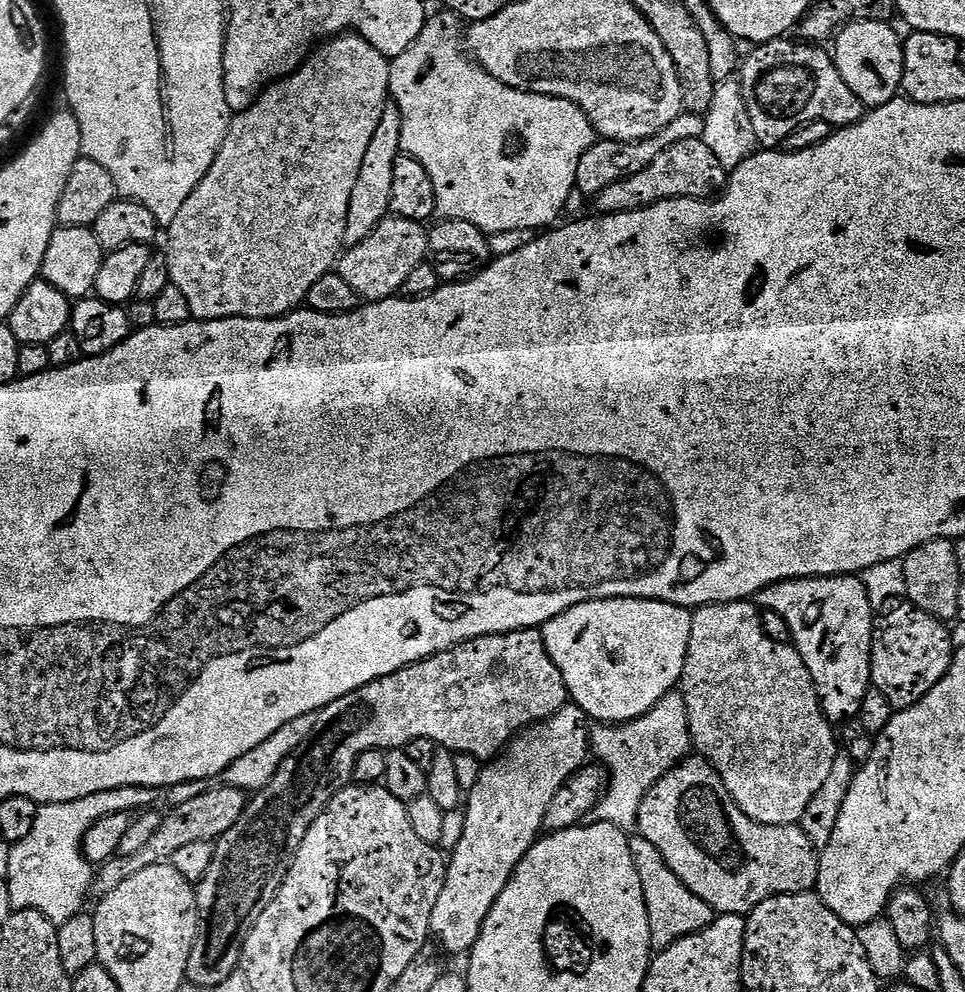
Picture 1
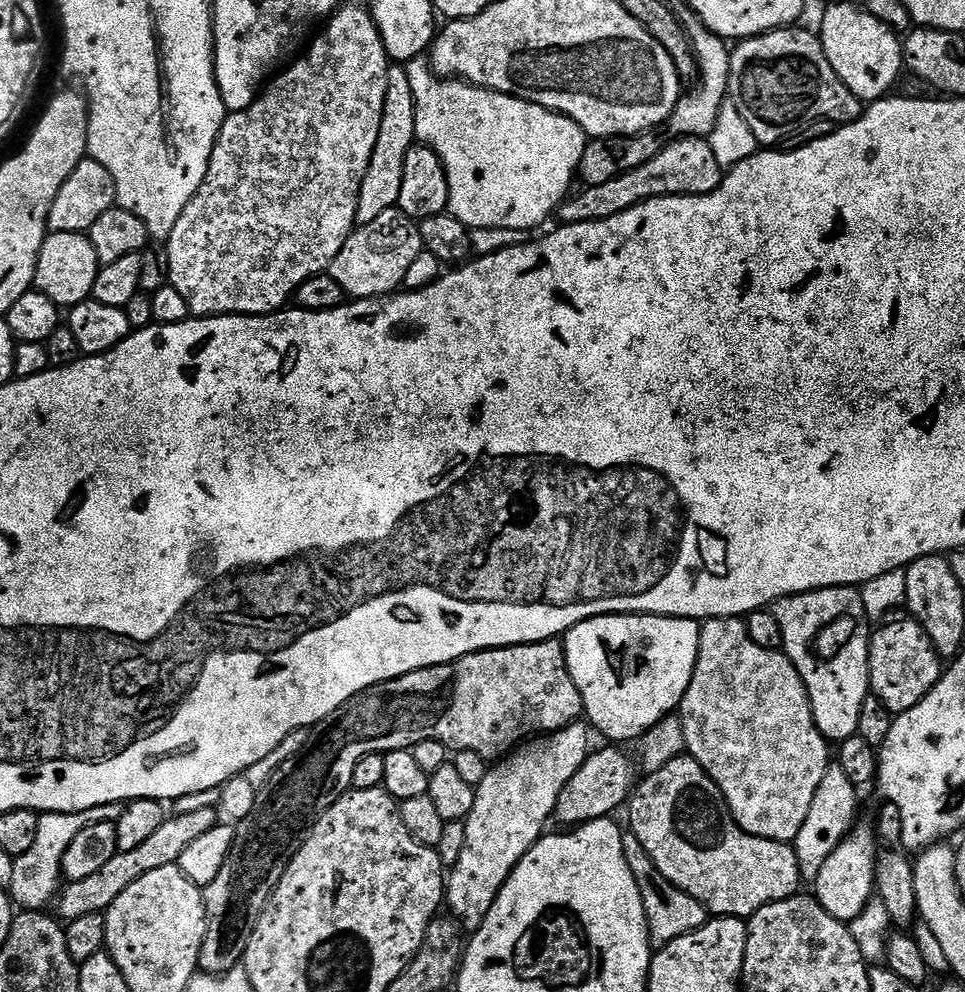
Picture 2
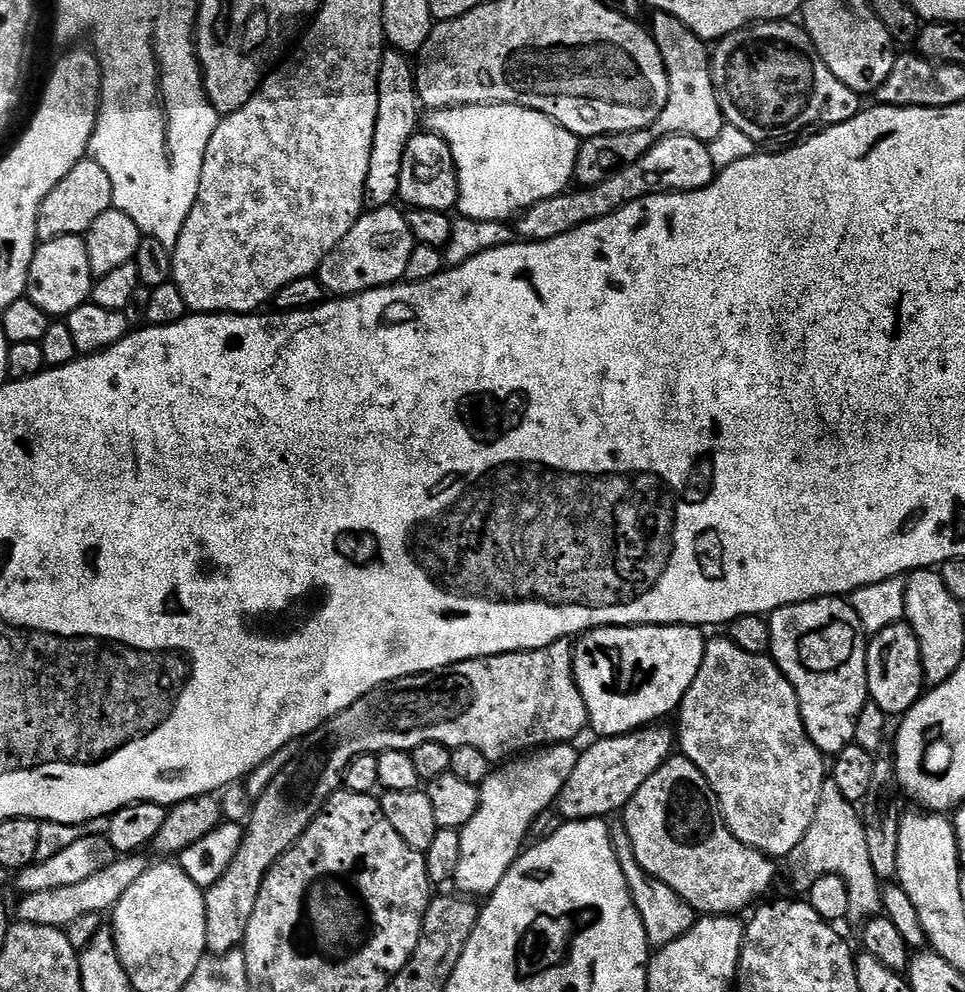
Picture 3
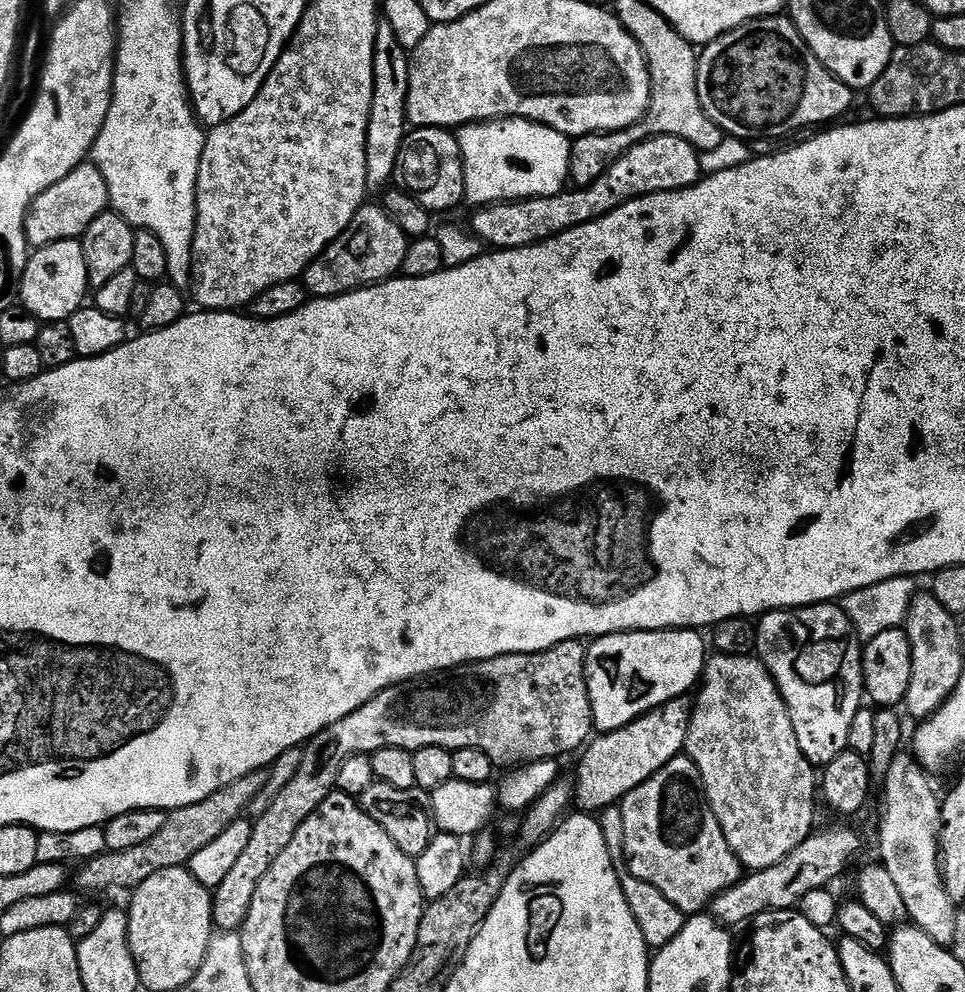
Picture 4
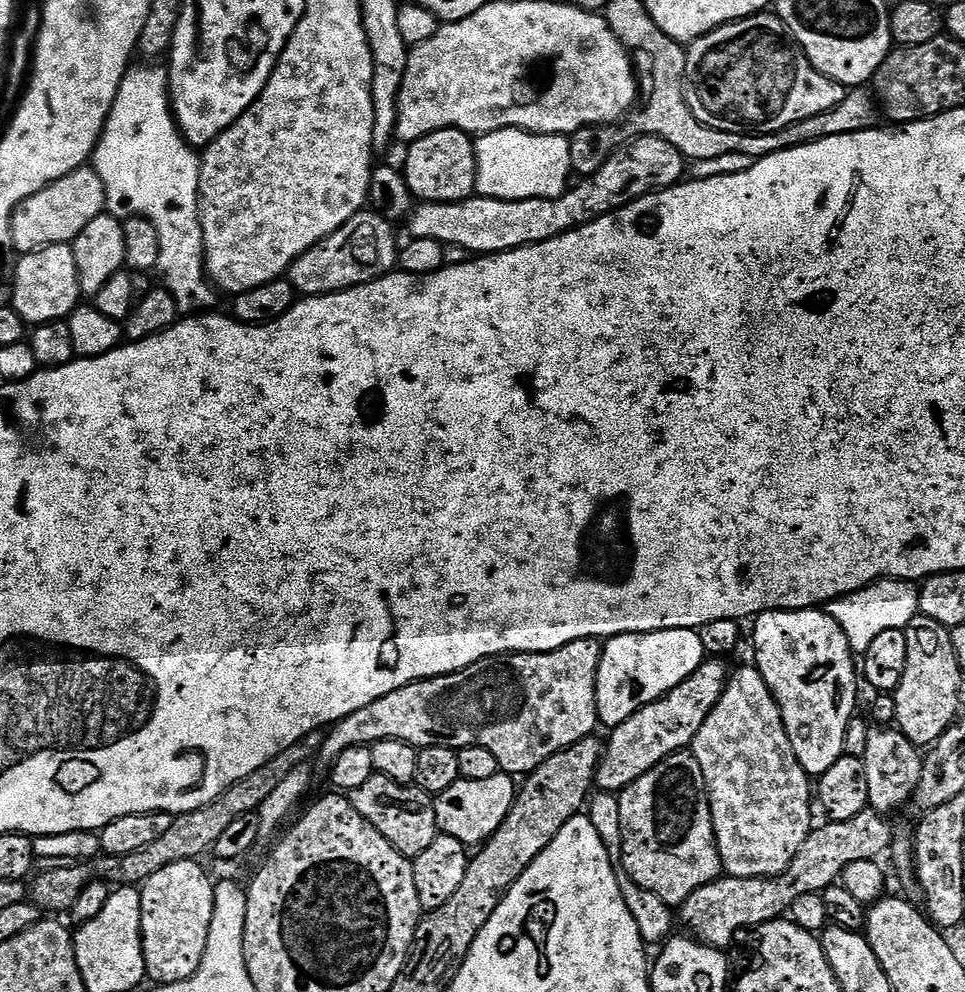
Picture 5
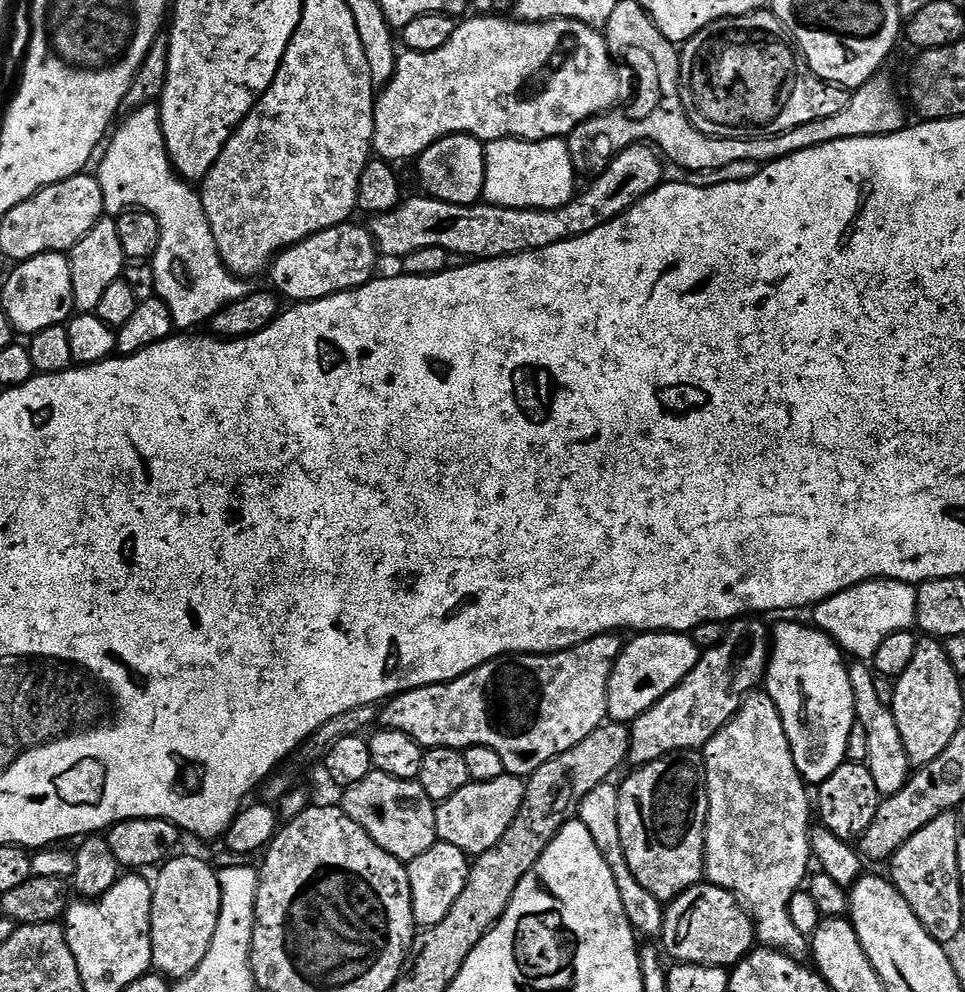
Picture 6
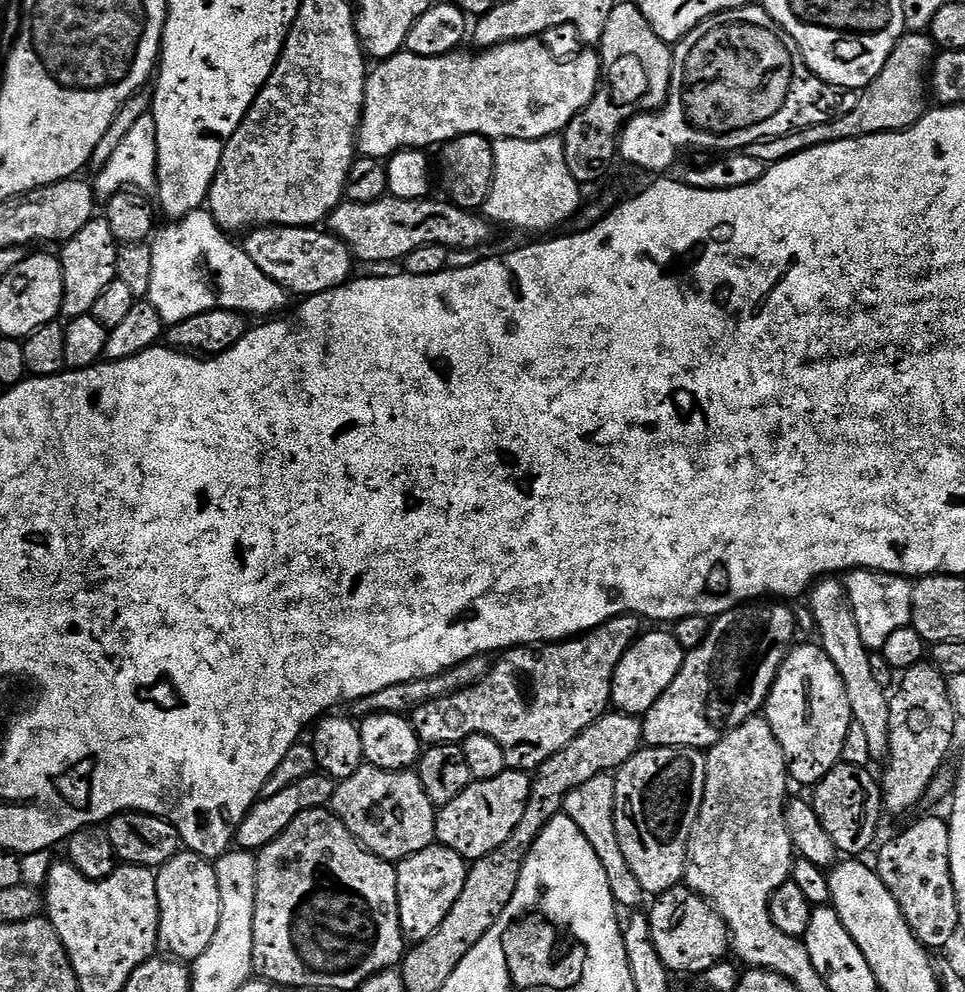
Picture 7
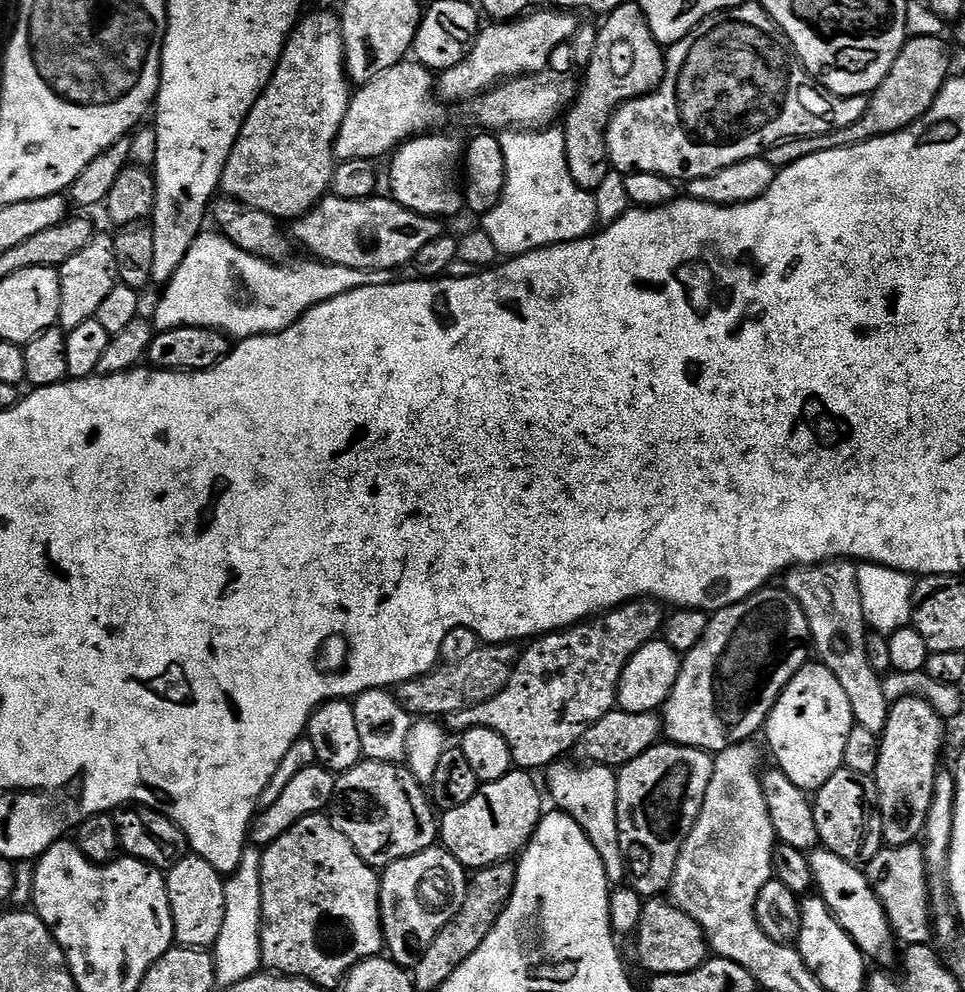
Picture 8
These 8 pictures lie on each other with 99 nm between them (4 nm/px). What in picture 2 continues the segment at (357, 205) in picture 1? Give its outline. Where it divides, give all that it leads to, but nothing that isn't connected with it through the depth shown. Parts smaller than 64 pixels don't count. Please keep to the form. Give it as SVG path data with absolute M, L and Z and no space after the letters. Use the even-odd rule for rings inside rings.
M404 66L389 67L386 78L386 102L382 106L382 126L378 126L378 142L374 142L374 154L370 158L370 166L366 166L366 178L362 178L362 190L358 194L357 225L369 224L382 214L382 210L390 210L400 203L402 194L402 162L406 160L406 150L416 140L416 103L414 92L410 90L408 69Z

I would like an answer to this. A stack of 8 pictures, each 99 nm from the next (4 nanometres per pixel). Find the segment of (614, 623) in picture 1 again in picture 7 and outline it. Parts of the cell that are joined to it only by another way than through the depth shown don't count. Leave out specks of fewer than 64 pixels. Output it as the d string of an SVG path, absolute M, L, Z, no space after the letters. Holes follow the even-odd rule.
M645 631L633 644L631 650L618 662L612 679L612 704L615 711L625 712L627 716L643 717L645 712L658 702L658 698L678 678L678 670L684 665L684 649L675 635L668 632Z

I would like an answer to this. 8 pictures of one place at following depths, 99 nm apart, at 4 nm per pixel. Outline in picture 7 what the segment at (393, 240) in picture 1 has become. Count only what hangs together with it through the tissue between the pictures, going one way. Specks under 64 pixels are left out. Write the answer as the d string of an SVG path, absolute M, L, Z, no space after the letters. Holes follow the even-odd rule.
M273 226L271 228L253 228L243 237L242 247L244 253L250 258L250 262L254 262L254 266L258 266L258 270L262 270L262 274L266 274L266 278L278 282L278 286L282 286L285 292L293 297L317 296L326 290L338 288L341 284L348 283L354 276L354 272L352 272L352 264L354 265L352 249L346 246L346 242L342 242L328 230L317 230L315 227L278 228Z

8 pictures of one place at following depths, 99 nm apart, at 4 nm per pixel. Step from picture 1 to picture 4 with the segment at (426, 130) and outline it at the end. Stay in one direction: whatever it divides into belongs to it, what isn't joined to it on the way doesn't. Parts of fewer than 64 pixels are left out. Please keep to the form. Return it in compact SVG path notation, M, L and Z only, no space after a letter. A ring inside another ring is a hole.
M515 118L466 124L459 129L458 139L464 159L464 195L469 205L487 206L526 200L530 193L553 196L565 191L569 183L572 140L545 124ZM528 132L532 132L532 136ZM531 160L532 177L528 180L528 163Z

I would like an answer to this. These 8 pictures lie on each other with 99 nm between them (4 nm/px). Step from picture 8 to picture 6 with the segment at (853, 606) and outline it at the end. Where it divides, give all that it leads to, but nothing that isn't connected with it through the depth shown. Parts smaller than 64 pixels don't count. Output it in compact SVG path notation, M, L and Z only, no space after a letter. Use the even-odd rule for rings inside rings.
M856 662L849 667L850 686L854 690L854 710L856 723L866 726L866 758L874 786L878 786L881 797L893 796L902 790L910 775L910 765L906 746L902 746L902 734L898 734L898 722L894 722L891 707L881 703L874 687L875 675L867 663Z

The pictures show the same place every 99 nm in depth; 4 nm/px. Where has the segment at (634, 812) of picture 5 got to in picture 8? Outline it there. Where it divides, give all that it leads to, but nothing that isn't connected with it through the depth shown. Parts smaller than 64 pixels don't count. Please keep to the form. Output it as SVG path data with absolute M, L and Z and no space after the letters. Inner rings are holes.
M661 742L656 747L646 750L619 769L618 782L618 834L624 855L630 886L638 895L656 898L669 891L672 875L678 862L684 840L690 834L702 802L706 798L706 786L710 786L713 757L701 748L687 748L681 744Z

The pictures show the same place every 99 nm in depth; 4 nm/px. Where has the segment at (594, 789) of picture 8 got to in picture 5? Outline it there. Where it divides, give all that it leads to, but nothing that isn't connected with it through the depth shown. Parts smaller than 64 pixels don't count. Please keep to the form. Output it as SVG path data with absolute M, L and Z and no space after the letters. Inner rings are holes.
M597 791L587 805L586 815L590 818L590 822L594 822L594 830L598 830L598 838L602 838L602 846L606 846L610 854L610 862L618 878L618 890L622 890L622 898L626 898L626 906L630 906L630 914L634 914L634 922L638 922L638 934L642 934L645 945L663 945L673 935L674 908L673 905L662 902L658 894L650 894L648 888L638 886L638 882L634 882L634 878L630 878L626 870L622 858L622 810L619 795L615 792Z

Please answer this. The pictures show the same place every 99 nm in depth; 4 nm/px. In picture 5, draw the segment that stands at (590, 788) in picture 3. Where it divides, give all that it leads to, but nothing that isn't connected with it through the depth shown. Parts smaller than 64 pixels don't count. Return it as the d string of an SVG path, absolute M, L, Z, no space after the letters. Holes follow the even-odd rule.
M720 658L705 659L699 670L686 678L686 682L611 729L609 736L612 737L607 737L604 757L600 759L596 771L595 787L602 792L619 794L635 780L642 778L642 774L654 770L654 766L661 764L667 756L685 751L698 730L702 730L714 706L718 706L718 700L722 698L724 688L728 685L730 668L724 664L727 663Z

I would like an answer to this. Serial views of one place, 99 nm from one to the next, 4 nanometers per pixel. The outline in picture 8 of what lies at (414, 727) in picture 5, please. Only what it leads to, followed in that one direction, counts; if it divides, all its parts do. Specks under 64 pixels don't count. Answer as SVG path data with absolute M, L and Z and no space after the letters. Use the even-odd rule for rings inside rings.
M642 599L631 600L595 618L589 618L571 628L549 632L529 643L528 648L519 653L516 668L510 674L510 682L494 698L482 702L473 708L455 712L446 717L446 728L449 733L462 734L471 728L489 728L498 730L510 746L512 763L520 770L547 769L575 749L576 744L586 734L586 730L598 718L613 711L618 704L620 675L623 674L628 659L642 646L657 639L666 623L666 612L661 601Z

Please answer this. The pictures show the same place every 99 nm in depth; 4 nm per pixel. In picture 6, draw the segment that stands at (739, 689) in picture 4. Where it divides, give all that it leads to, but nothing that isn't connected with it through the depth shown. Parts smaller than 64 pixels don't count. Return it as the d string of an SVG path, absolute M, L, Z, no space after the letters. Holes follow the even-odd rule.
M753 690L744 697L732 721L702 749L704 785L708 791L708 813L704 827L704 875L707 883L722 886L736 895L748 909L755 925L756 939L765 948L774 948L788 956L809 955L810 940L790 922L790 898L801 891L810 875L808 863L813 863L810 823L810 788L794 766L794 754L778 714L778 706L767 691Z

